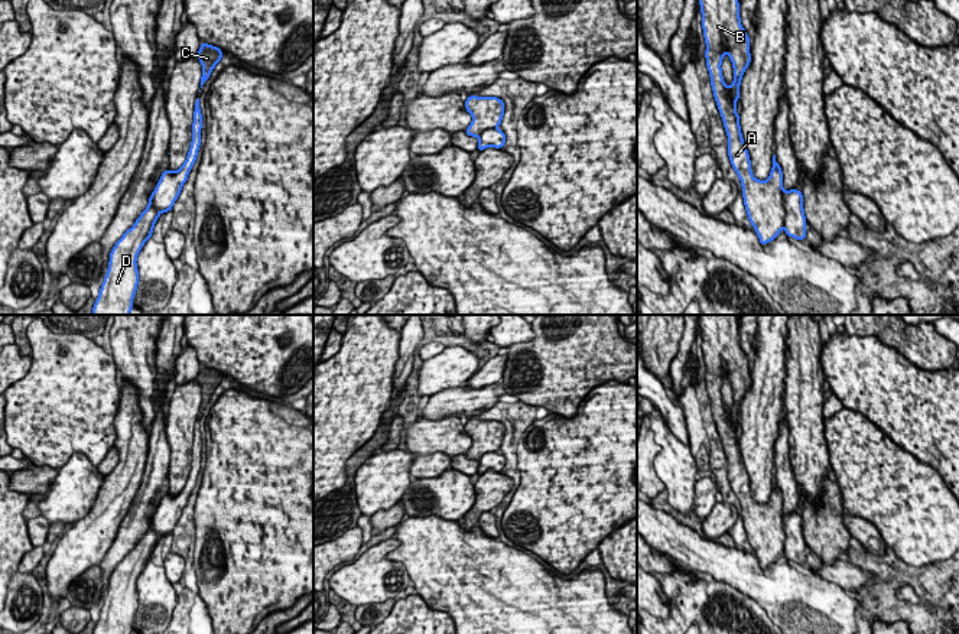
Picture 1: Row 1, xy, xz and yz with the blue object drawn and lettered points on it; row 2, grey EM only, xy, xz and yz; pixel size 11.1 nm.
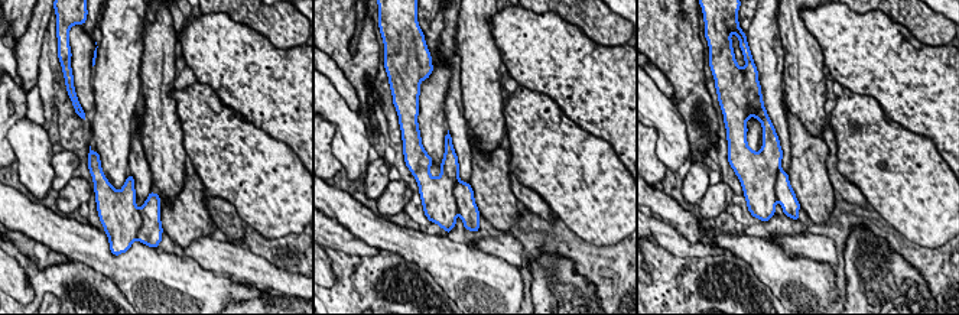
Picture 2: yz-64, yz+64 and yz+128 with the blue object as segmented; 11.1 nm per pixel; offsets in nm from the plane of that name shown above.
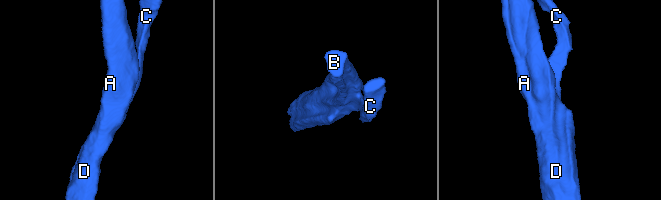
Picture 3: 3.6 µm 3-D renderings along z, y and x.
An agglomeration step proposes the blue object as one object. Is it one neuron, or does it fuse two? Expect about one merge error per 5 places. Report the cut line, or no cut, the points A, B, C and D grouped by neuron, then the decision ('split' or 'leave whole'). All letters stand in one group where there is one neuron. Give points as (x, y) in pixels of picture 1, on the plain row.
cut none; groups A B C D; leave whole

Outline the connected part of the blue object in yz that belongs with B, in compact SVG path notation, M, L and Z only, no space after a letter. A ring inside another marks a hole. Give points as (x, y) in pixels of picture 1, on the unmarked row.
M699 315L702 352L706 365L706 390L711 409L728 459L728 479L741 503L742 521L751 549L765 569L784 552L789 560L806 560L803 518L797 513L783 513L783 495L773 479L773 492L767 504L752 500L745 471L737 423L747 390L751 387L750 361L741 349L738 315ZM728 377L734 390L734 406L726 410L722 400L722 381Z

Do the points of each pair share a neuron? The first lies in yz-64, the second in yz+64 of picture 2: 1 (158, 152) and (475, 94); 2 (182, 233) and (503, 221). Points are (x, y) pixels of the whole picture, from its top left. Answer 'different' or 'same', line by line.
1: same
2: same

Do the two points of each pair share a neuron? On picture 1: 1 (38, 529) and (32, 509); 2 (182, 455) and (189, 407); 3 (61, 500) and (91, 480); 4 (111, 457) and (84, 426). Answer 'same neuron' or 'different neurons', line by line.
1: same neuron
2: same neuron
3: same neuron
4: different neurons

